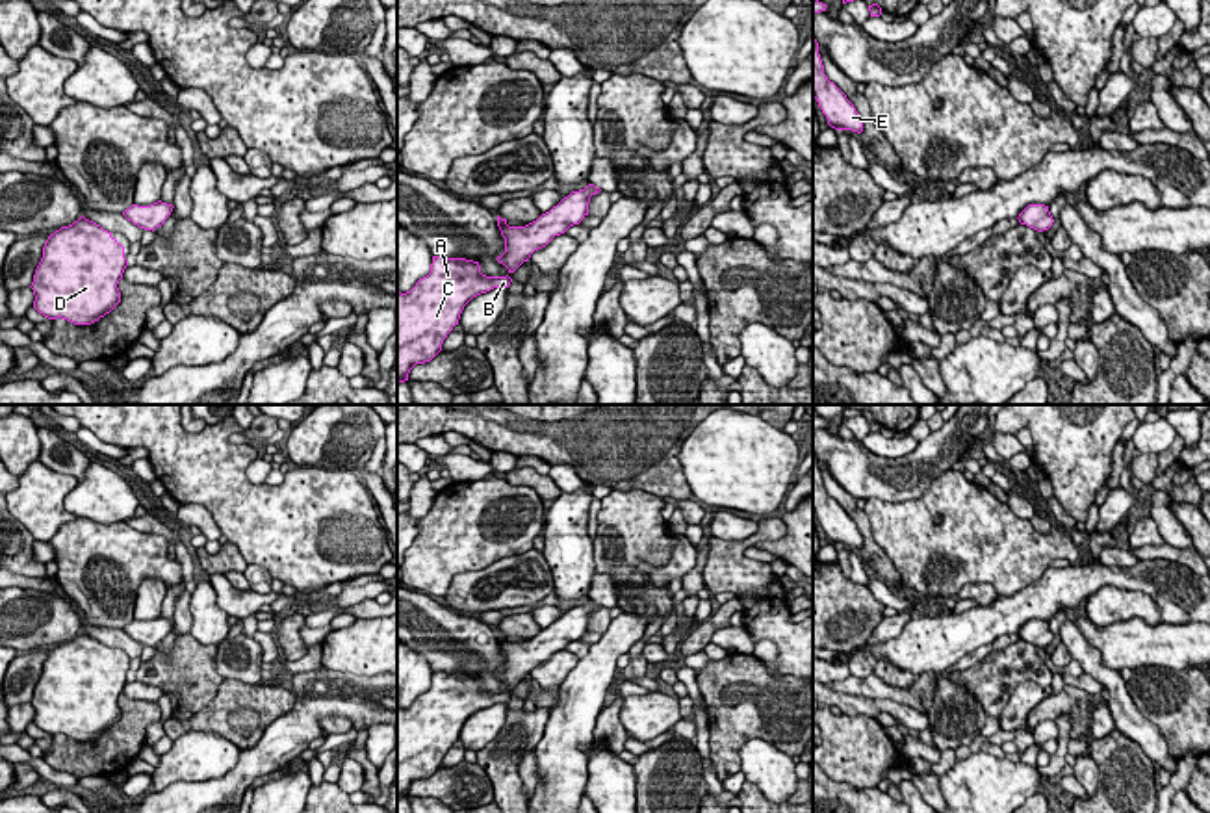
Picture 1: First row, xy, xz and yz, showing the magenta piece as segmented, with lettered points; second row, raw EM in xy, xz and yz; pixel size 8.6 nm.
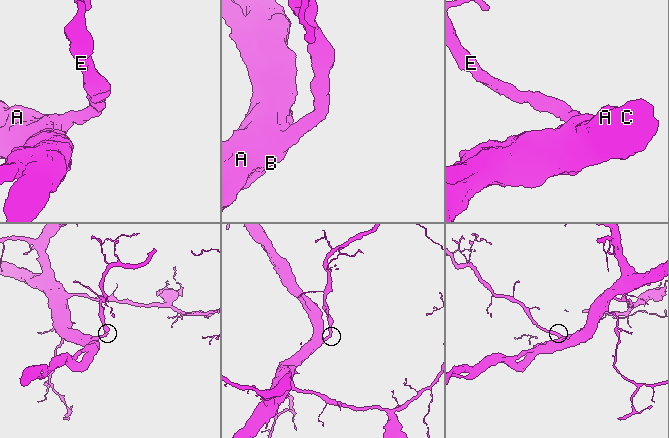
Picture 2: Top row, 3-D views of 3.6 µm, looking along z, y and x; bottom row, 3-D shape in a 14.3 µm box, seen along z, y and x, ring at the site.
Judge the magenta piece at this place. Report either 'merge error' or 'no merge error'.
no merge error

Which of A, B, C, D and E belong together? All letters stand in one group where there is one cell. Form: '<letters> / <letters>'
A B C D E

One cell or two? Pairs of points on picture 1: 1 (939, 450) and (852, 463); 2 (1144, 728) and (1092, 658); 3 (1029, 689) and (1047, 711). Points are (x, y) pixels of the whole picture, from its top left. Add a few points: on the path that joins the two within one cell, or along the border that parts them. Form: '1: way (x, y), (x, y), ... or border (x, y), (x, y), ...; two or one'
1: way (917, 470), (875, 470); one
2: way (1127, 711), (1119, 704), (1116, 687), (1103, 674); one
3: border (1051, 693), (1030, 711), (1023, 724); two

